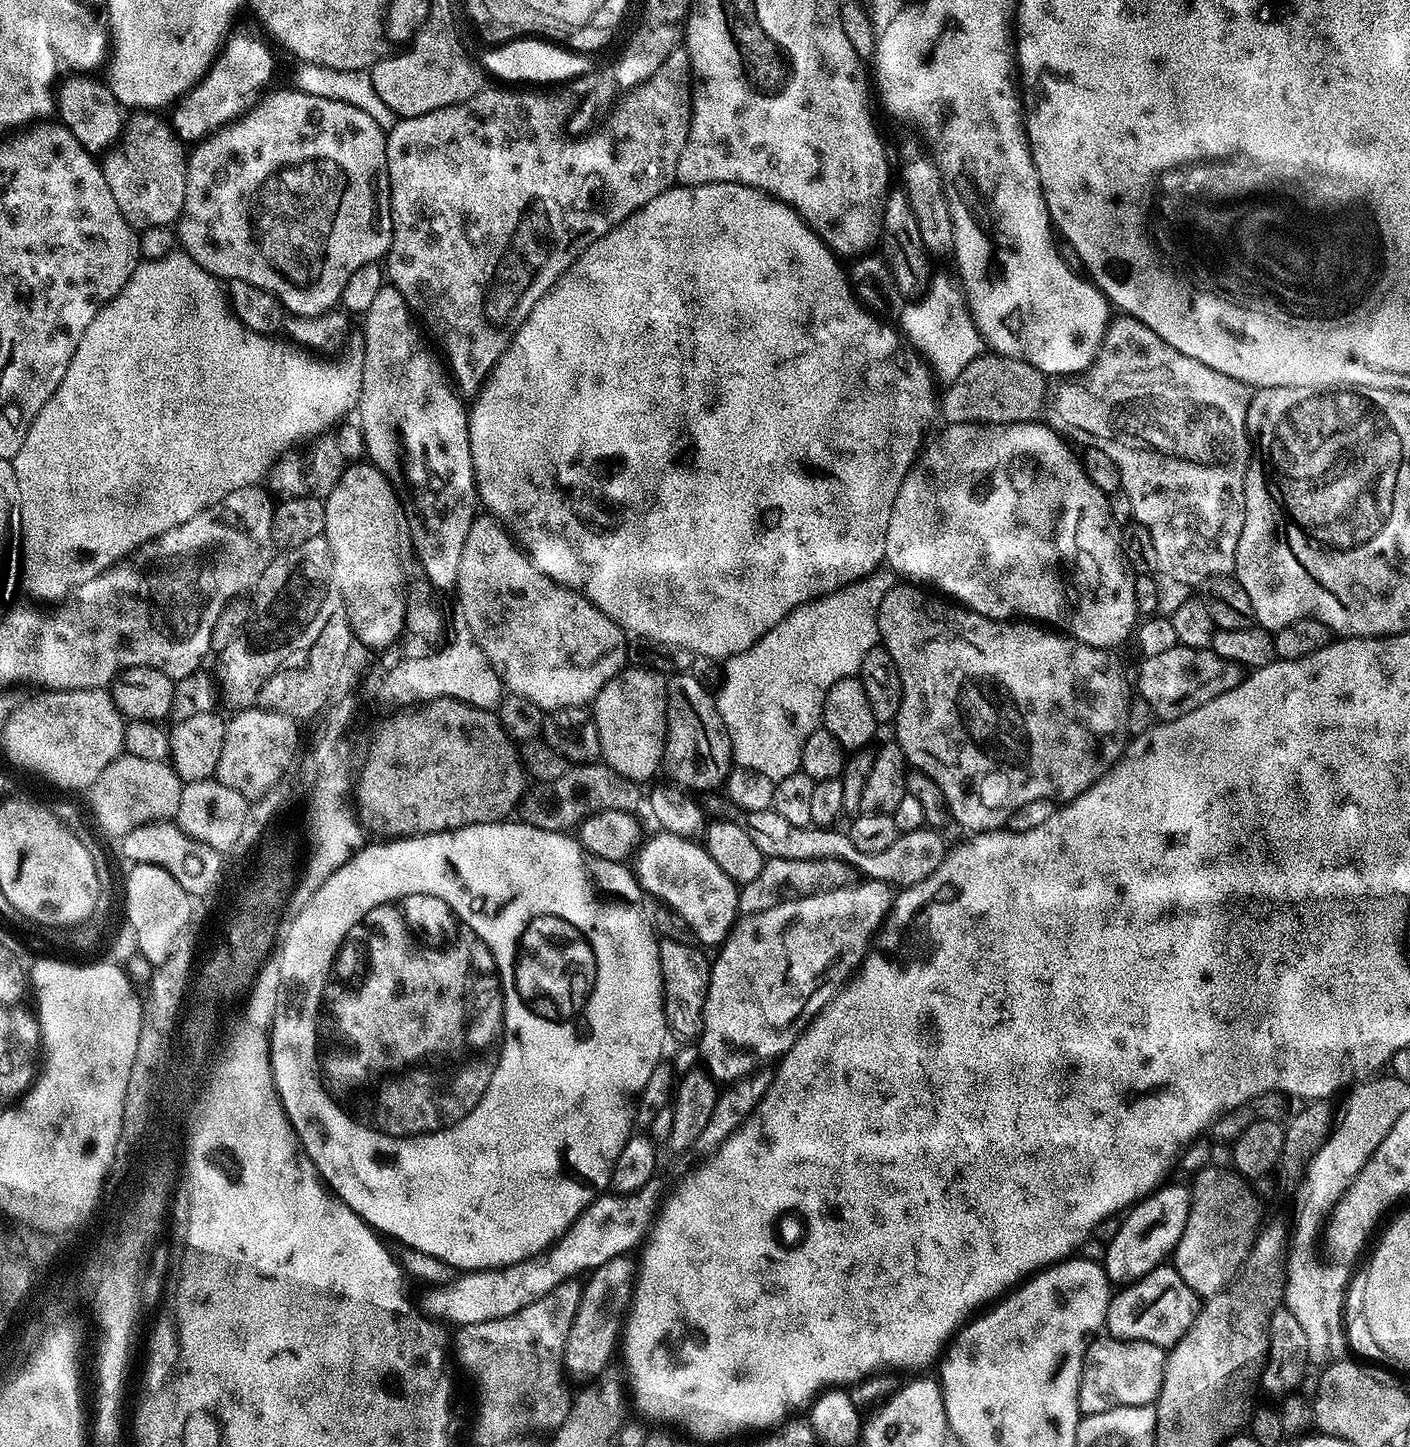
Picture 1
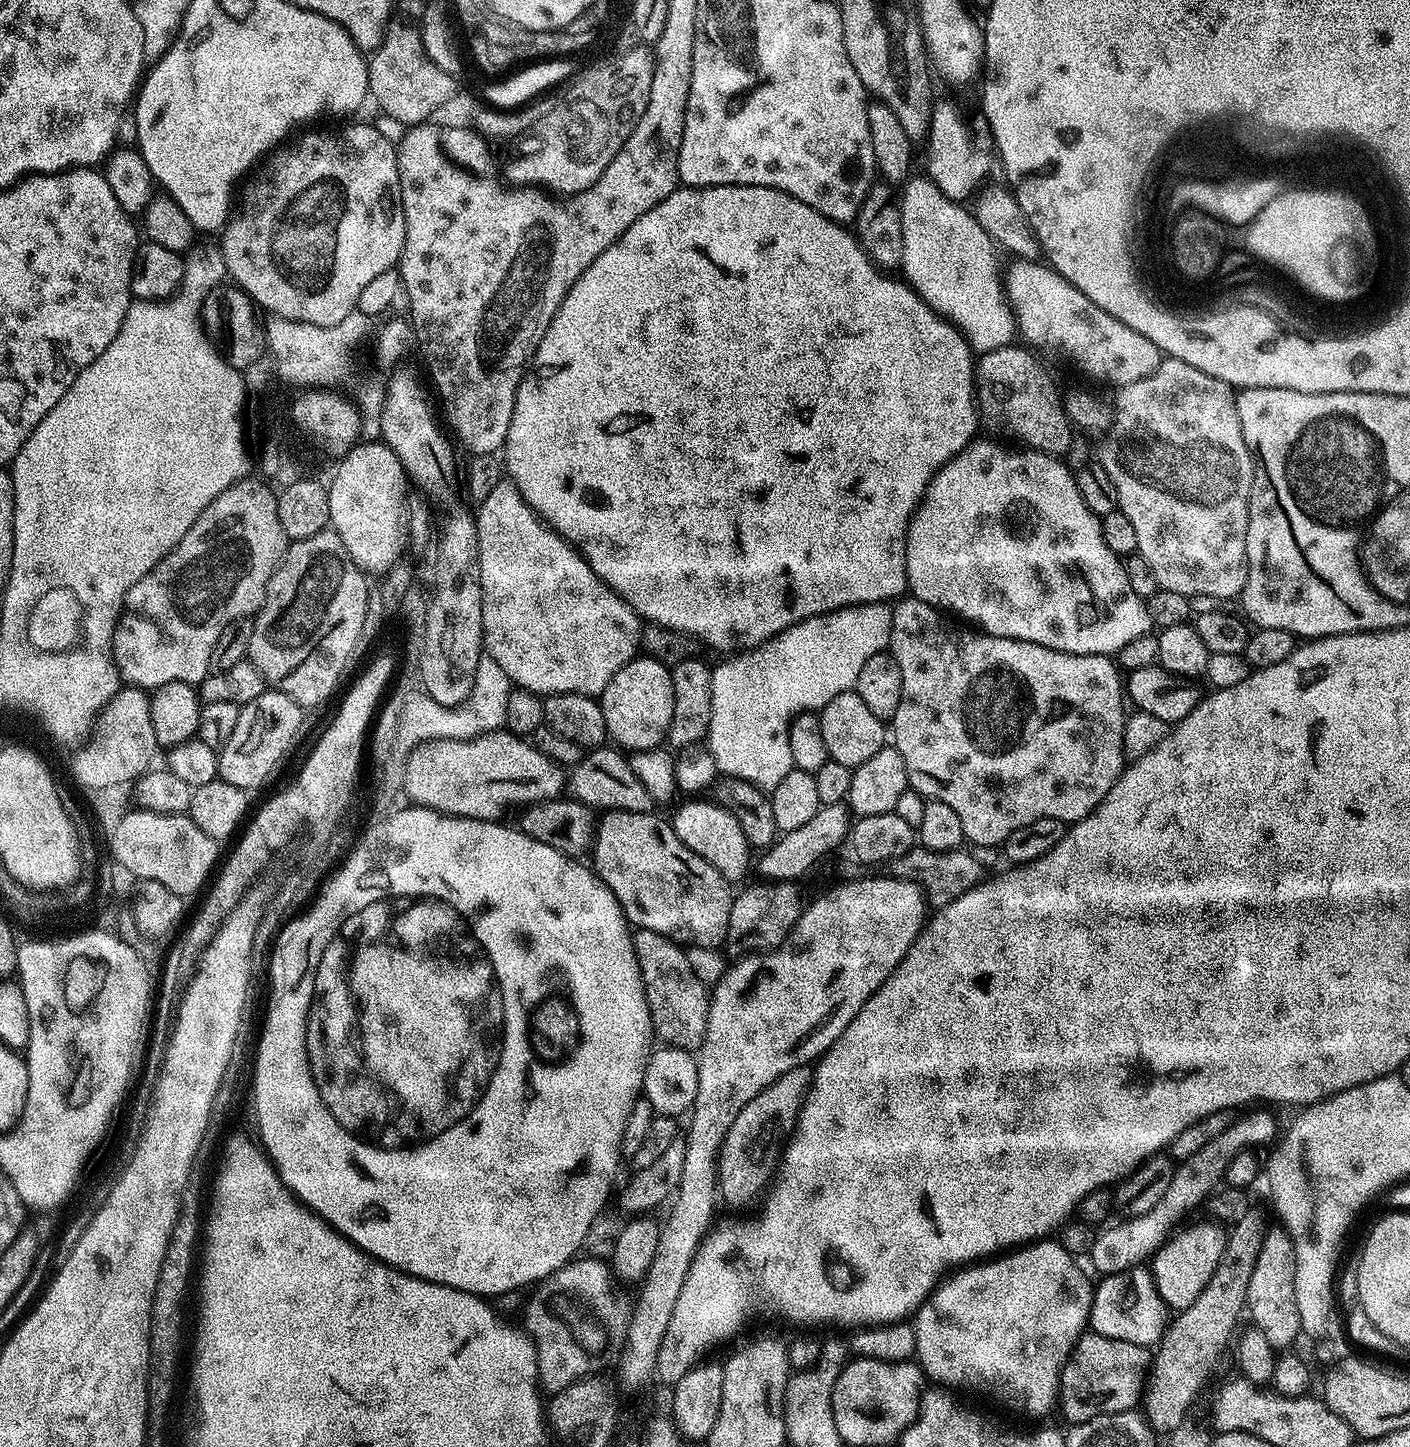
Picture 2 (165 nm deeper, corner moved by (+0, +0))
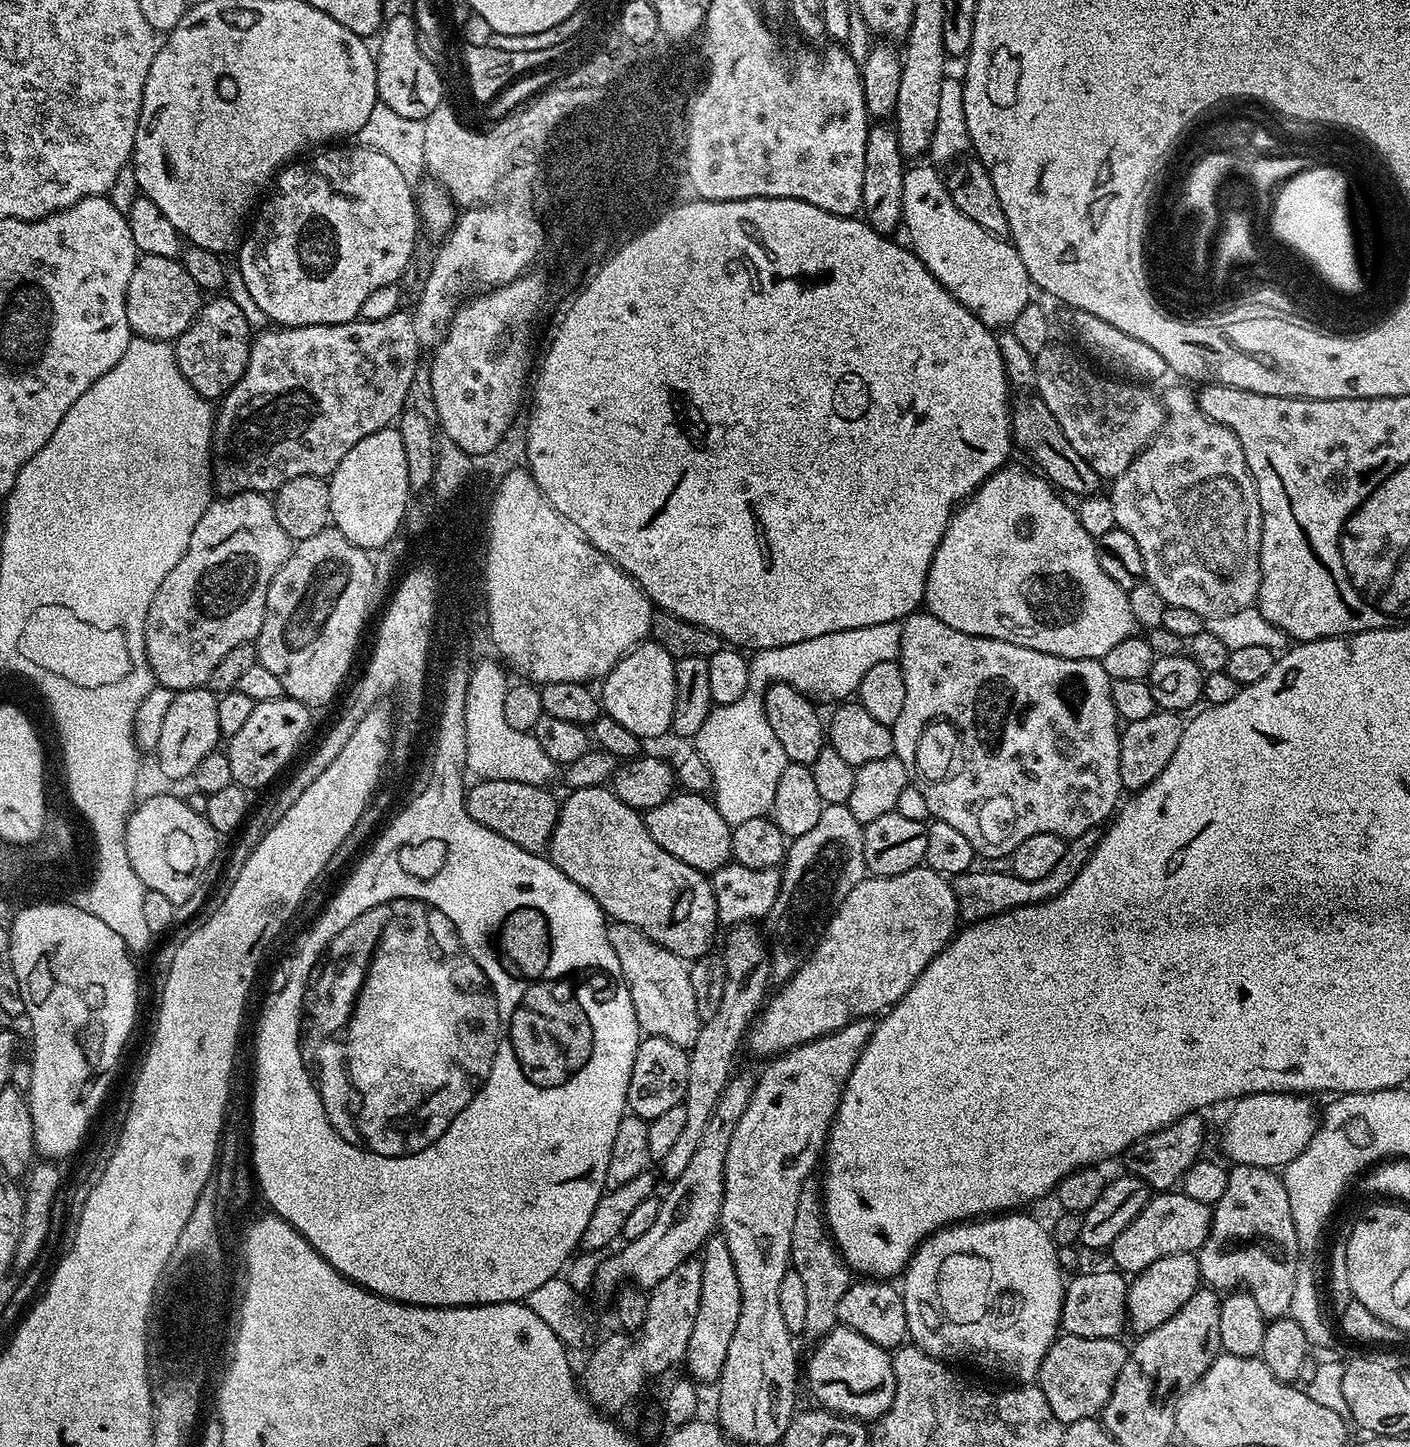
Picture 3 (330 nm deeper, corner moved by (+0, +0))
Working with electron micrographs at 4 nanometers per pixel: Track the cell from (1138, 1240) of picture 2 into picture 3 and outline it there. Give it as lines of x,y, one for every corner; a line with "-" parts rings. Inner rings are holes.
1259,1092
1249,1096
1239,1097
1231,1105
1232,1113
1228,1116
1228,1125
1224,1128
1224,1152
1232,1159
1233,1165
1253,1164
1259,1168
1270,1168
1273,1170
1283,1169
1289,1164
1310,1142
1318,1127
1318,1108
1311,1104
1309,1097
1304,1094
1293,1094
1290,1092

